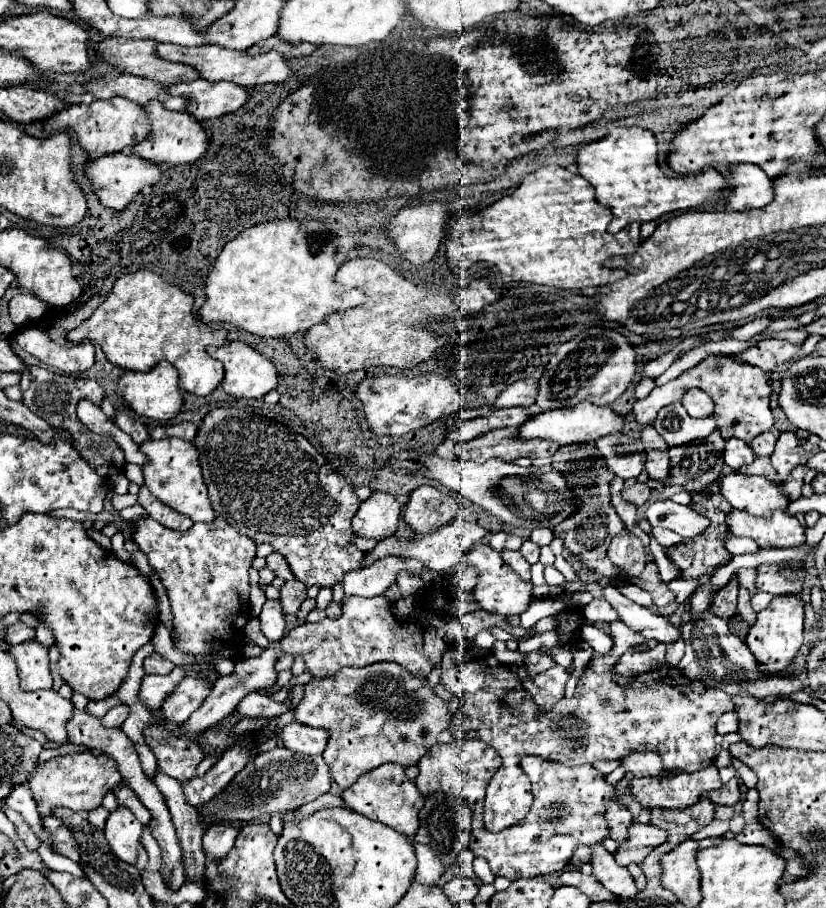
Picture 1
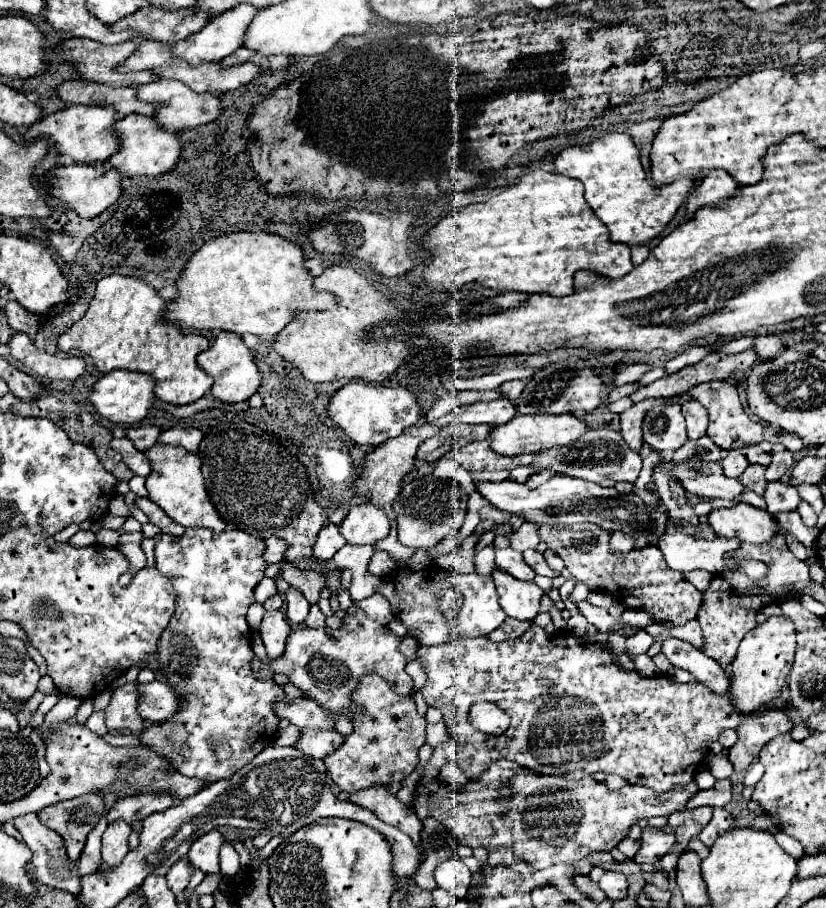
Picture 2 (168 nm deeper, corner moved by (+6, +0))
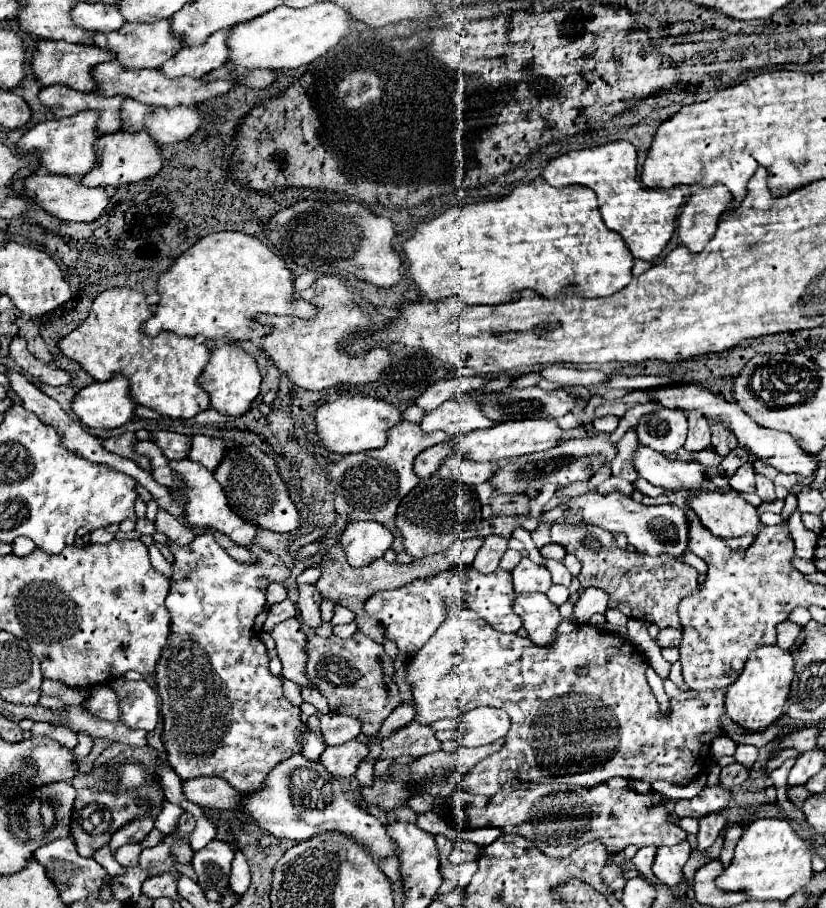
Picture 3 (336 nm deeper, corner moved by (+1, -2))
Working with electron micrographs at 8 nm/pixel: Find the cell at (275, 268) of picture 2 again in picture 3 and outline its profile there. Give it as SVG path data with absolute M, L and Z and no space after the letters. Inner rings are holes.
M217 232L201 238L195 246L185 250L185 254L181 254L181 260L177 260L159 278L159 294L161 302L157 304L157 312L143 324L143 332L149 336L157 336L159 332L169 330L179 336L201 334L219 342L239 342L261 338L271 332L269 326L263 326L255 320L255 316L259 314L287 314L301 318L317 316L317 306L293 298L295 278L293 272L287 268L287 262L277 256L265 242L243 232Z

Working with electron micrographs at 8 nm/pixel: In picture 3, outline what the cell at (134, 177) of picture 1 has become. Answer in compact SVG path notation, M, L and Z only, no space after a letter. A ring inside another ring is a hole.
M37 174L23 180L27 196L31 196L43 210L55 214L65 222L93 222L97 220L109 204L109 196L103 186L87 188L81 184L77 176L61 176L61 174Z

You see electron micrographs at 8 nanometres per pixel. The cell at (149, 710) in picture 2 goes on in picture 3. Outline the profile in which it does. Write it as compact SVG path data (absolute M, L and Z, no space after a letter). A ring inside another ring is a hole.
M125 682L117 692L121 698L121 722L133 728L153 730L159 720L159 692L149 682Z

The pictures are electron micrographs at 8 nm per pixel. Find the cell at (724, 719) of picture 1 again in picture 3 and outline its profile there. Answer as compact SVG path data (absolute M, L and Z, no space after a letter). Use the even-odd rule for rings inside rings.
M737 744L735 760L745 762L745 766L753 766L755 760L757 760L757 748L751 746L751 744Z

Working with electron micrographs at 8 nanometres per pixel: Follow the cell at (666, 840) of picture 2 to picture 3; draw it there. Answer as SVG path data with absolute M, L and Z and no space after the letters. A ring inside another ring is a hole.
M687 840L679 842L675 846L661 846L657 850L657 856L653 862L653 874L669 886L679 884L683 880L681 868L689 860L689 852L691 852L691 846Z

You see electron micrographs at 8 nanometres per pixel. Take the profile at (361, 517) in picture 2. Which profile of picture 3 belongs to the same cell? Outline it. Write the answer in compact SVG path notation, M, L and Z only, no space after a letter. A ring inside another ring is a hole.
M375 520L349 522L341 536L341 546L351 566L367 566L375 558L381 558L393 544L393 534Z

